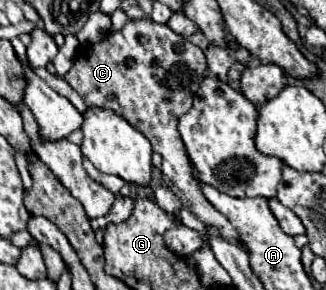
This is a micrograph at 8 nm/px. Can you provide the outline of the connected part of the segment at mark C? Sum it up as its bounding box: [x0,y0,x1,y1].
[65,18,245,250]

